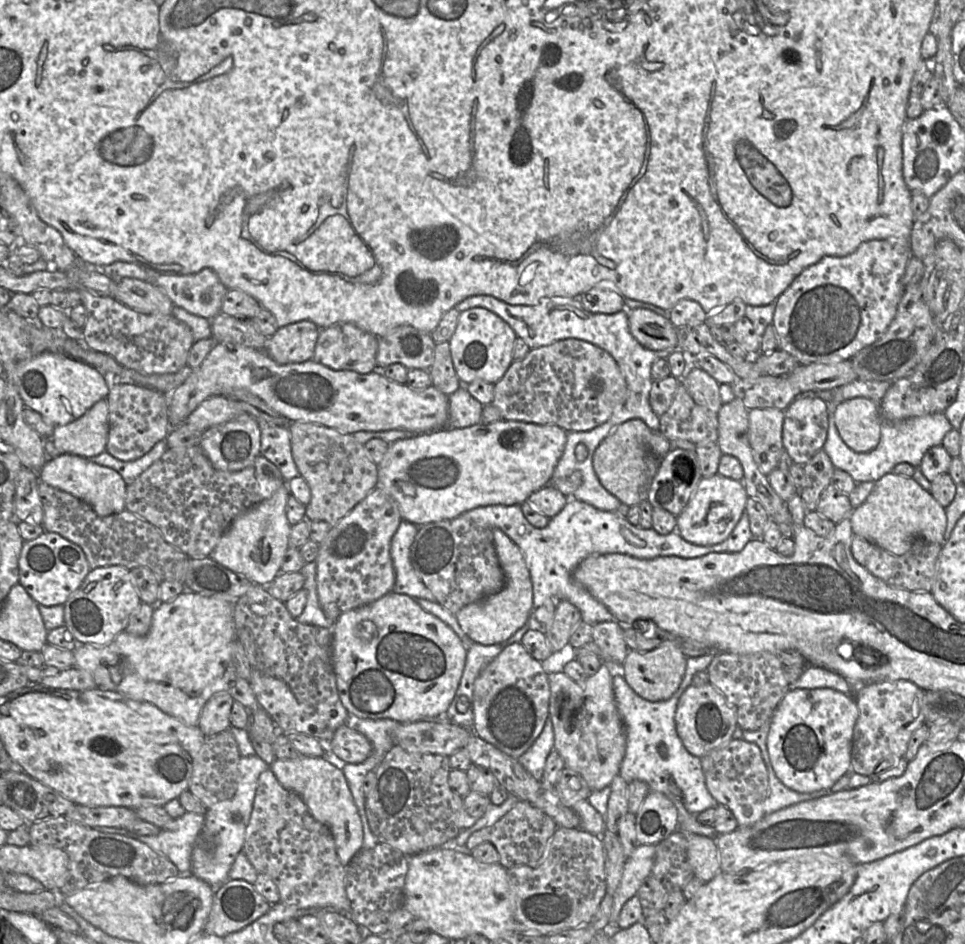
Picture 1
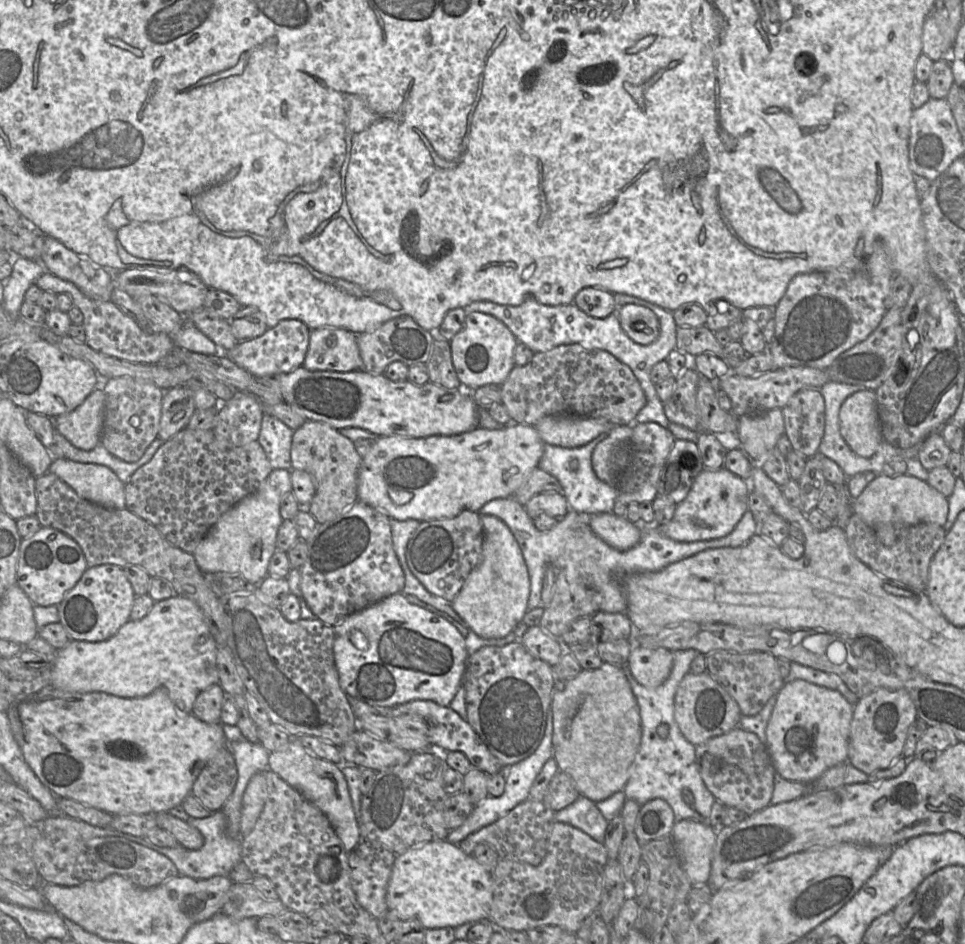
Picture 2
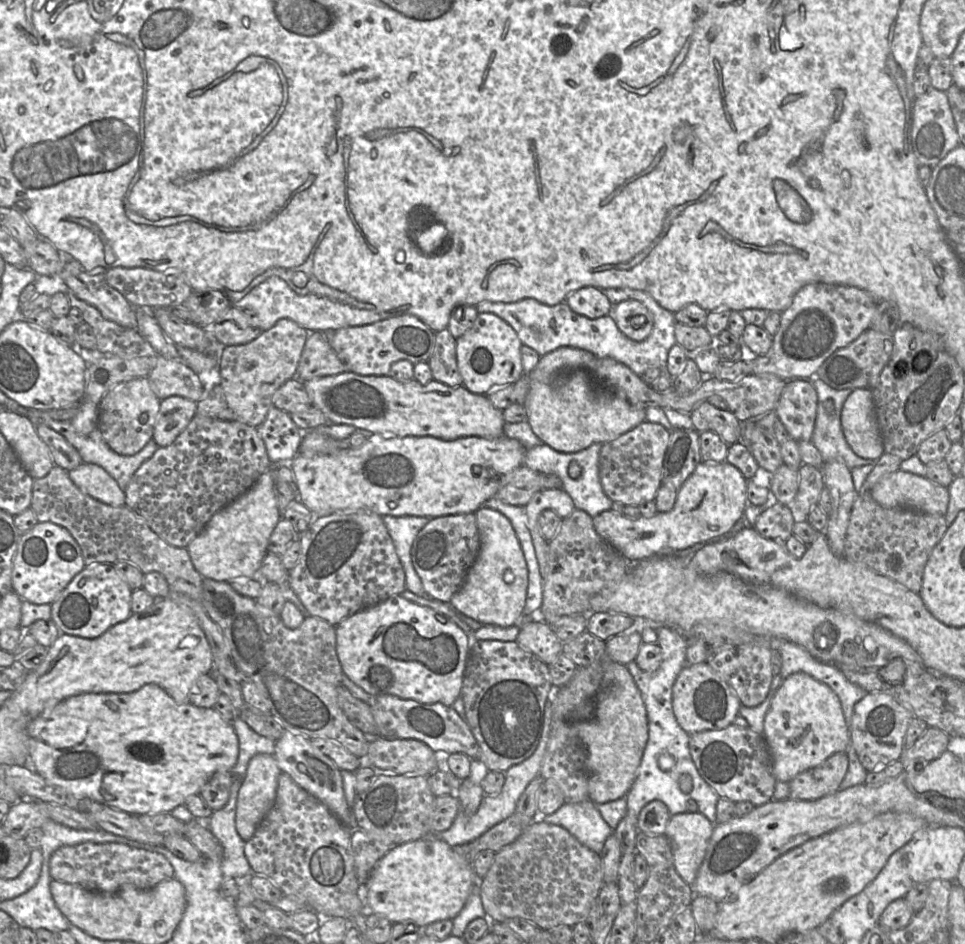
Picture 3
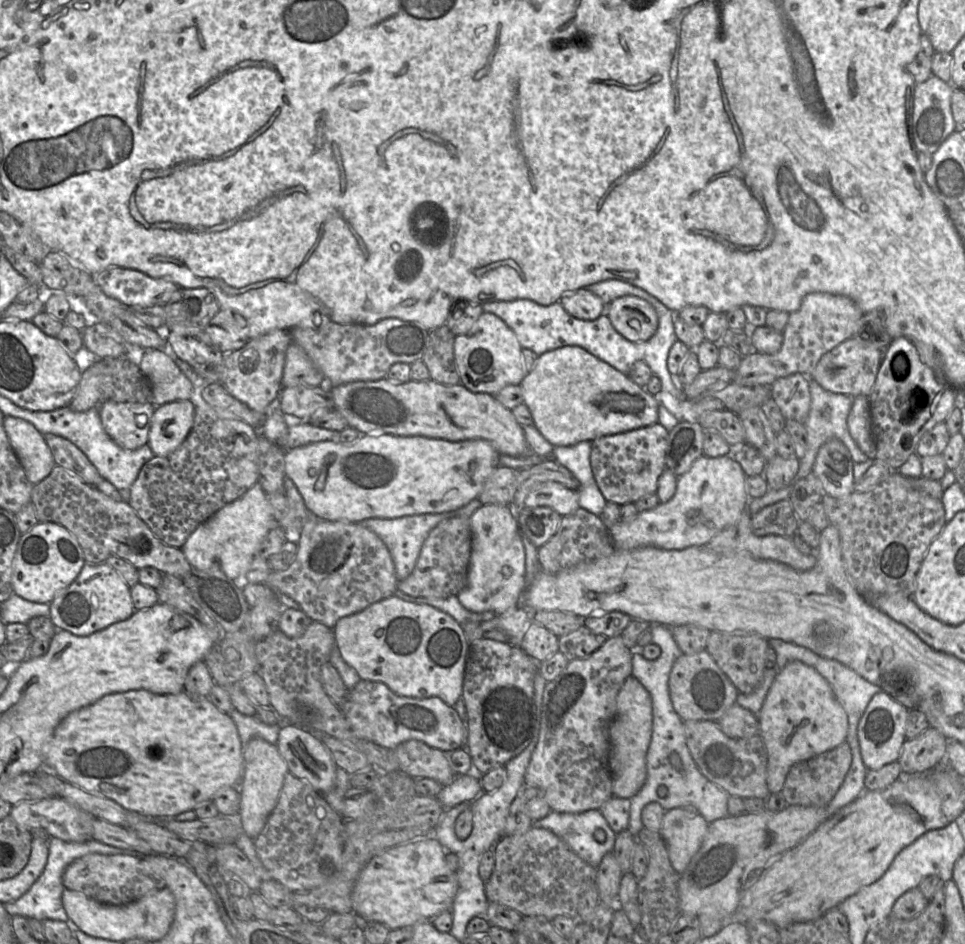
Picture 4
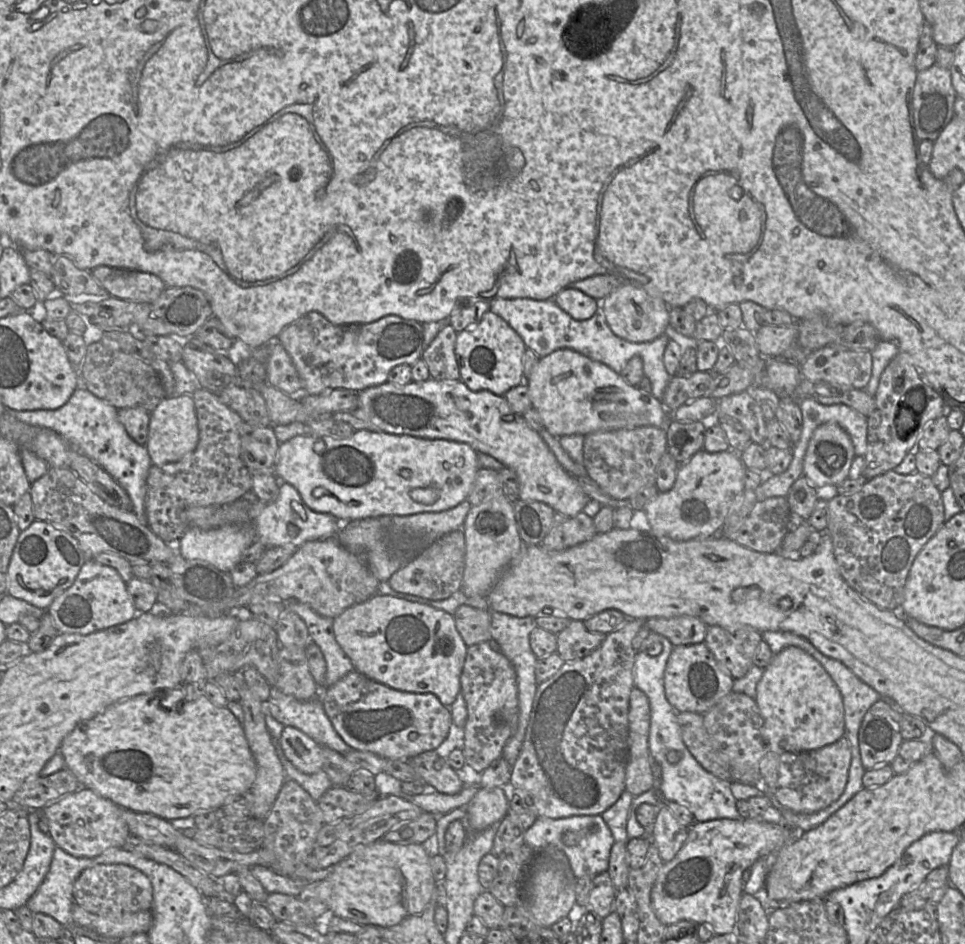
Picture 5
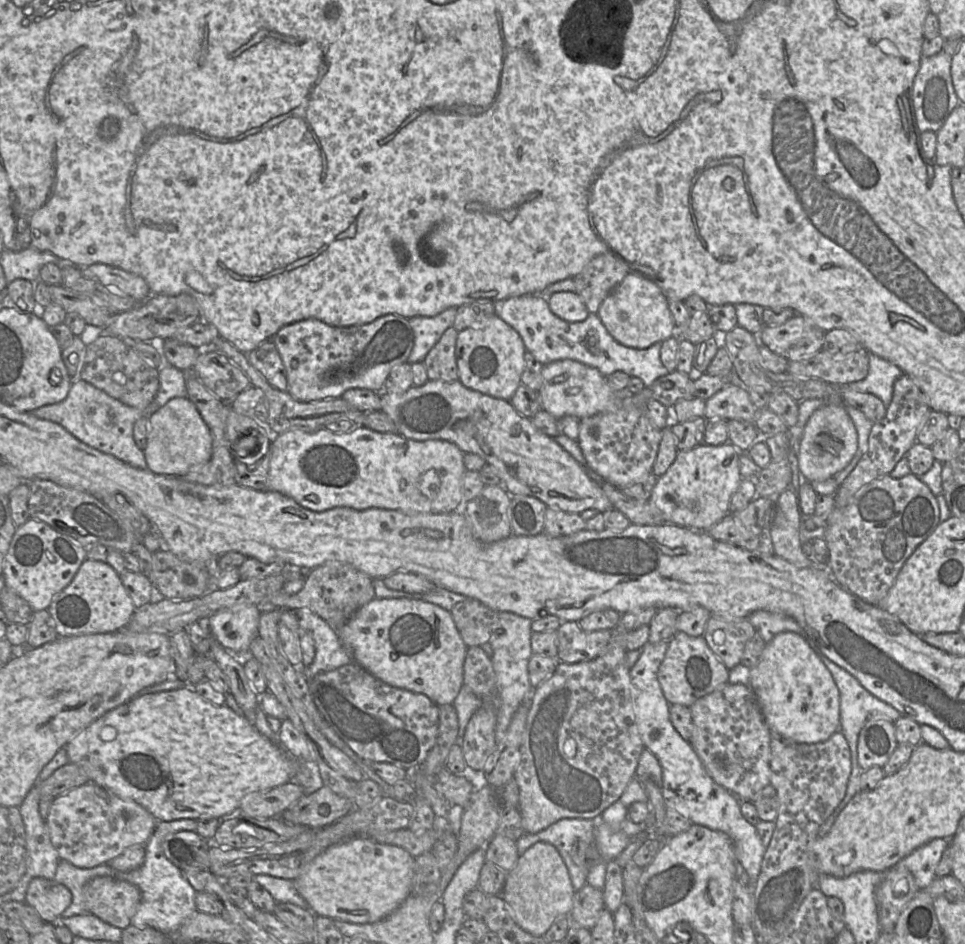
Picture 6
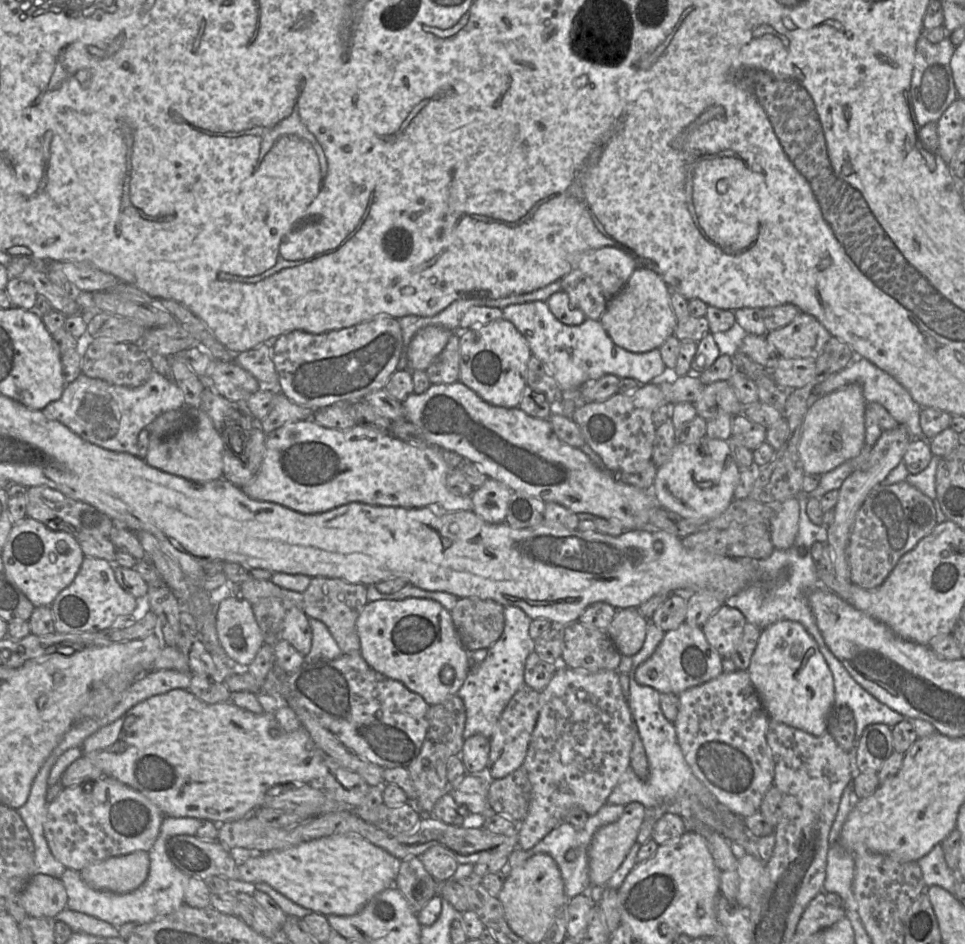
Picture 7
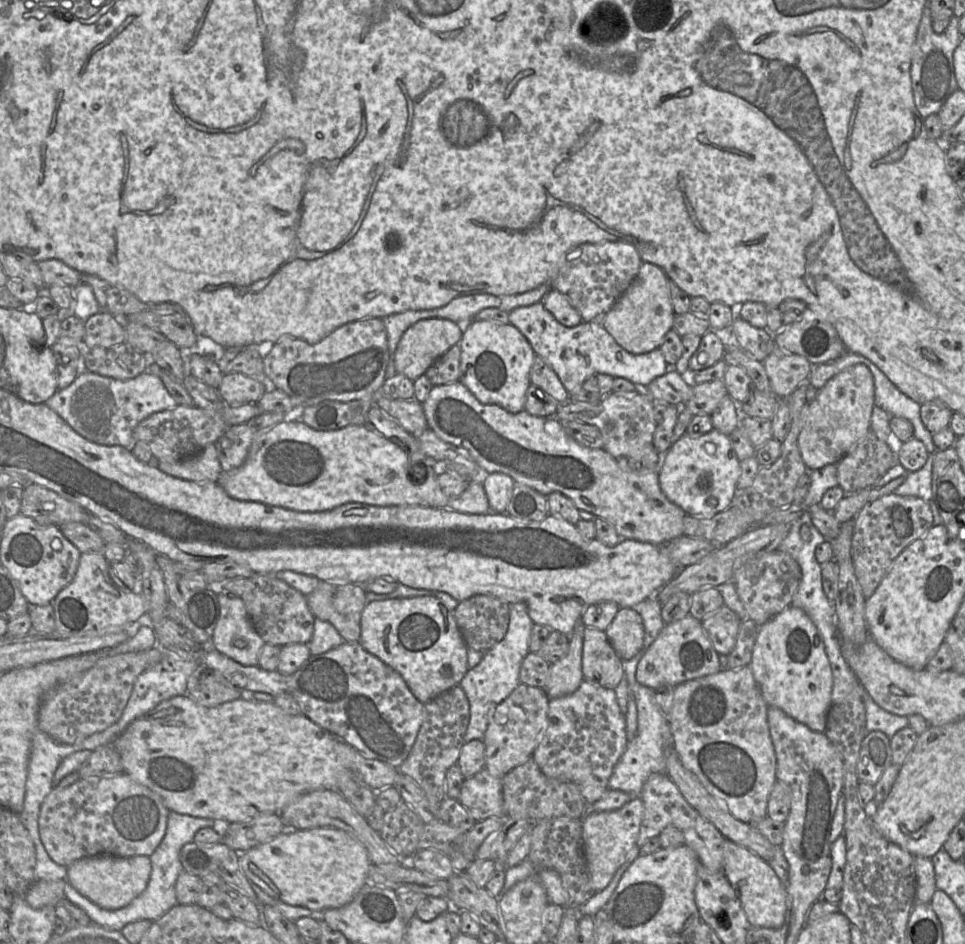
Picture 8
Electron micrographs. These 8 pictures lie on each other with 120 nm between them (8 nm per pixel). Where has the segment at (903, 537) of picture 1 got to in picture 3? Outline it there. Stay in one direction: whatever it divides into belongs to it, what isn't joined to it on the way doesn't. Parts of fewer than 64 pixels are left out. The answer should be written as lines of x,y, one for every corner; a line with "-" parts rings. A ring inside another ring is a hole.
897,470
878,480
869,490
884,507
906,506
921,512
945,515
948,487
908,471

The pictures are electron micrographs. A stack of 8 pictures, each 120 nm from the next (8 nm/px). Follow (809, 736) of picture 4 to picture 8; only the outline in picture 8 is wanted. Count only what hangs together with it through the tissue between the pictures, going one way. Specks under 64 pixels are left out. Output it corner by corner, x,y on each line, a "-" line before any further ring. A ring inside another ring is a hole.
789,606
759,626
749,667
768,706
779,708
814,732
825,731
832,672
823,639
802,609

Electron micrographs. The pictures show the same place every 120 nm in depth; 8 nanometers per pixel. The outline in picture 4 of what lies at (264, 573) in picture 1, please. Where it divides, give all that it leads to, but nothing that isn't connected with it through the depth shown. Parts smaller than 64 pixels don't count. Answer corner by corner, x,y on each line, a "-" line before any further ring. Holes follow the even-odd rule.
257,482
240,498
200,524
180,549
193,568
207,570
213,563
218,563
229,579
243,581
259,545
275,523
268,495

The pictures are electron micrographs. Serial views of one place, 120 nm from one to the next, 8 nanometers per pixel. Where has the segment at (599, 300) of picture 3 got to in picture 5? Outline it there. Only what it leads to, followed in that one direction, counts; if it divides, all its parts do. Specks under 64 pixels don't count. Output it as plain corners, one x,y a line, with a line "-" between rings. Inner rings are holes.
563,288
553,300
575,320
586,320
601,312
599,301
575,288

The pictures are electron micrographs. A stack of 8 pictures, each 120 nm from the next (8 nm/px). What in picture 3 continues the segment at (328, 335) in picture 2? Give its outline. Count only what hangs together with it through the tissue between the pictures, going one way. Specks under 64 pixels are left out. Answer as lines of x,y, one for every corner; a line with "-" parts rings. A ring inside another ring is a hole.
309,332
294,378
306,382
344,372
347,372
346,367
330,346
327,335

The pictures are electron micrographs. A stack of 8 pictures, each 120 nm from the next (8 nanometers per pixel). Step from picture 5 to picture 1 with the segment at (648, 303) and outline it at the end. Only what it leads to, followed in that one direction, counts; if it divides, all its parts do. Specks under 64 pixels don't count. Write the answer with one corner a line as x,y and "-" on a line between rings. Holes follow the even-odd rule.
636,308
628,310
628,318
631,334
643,347
654,351
678,349
677,328
668,317

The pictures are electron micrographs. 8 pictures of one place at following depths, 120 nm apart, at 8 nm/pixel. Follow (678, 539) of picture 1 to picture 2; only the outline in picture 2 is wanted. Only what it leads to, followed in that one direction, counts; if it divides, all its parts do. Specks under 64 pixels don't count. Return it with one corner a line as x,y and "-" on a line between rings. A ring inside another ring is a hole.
512,497
493,499
479,511
480,515
492,515
501,519
511,530
521,549
530,581
528,609
540,606
543,579
547,565
558,569
574,566
584,583
593,588
601,597
599,611
606,613
625,613
627,599
622,587
624,577
640,572
659,571
666,566
695,555
701,551
720,547
739,547
744,545
754,534
758,533
758,525
753,514
747,510
734,529
724,537
694,542
678,542
667,537
655,524
634,523
640,528
640,541
632,548
619,551
602,539
590,528
588,518
574,510
558,519
549,530
538,530
525,506

